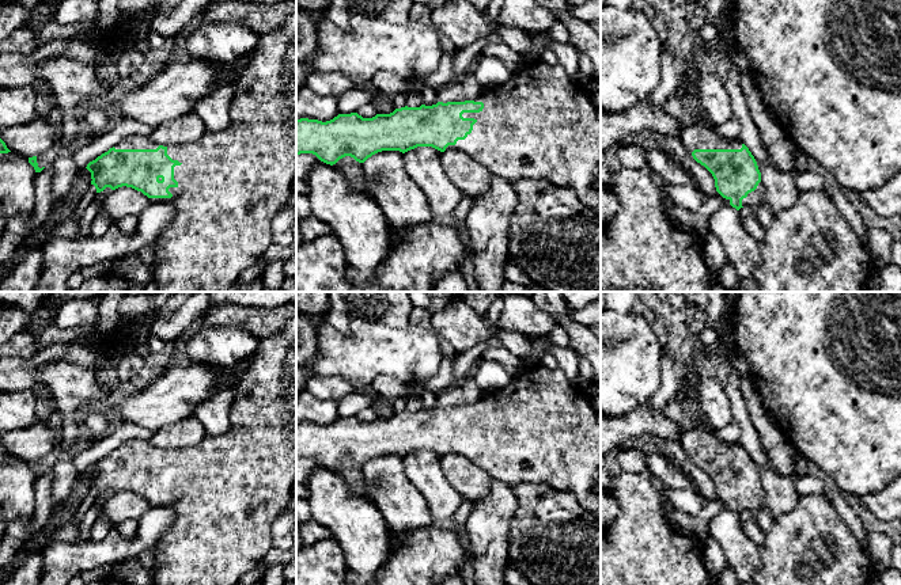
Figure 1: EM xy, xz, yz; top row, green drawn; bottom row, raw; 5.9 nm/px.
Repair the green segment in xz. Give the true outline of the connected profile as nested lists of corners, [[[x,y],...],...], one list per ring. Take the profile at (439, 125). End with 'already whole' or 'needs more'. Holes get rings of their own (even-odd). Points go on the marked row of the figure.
[[[525,62],[508,81],[474,100],[405,106],[372,118],[351,113],[326,122],[296,119],[296,155],[313,153],[333,166],[345,156],[364,163],[382,151],[405,153],[417,147],[461,151],[510,183],[530,178],[571,189],[586,208],[601,216],[601,119],[587,86],[573,83],[559,64]]] | needs more

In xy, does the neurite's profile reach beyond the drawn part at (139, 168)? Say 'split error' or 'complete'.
split error

